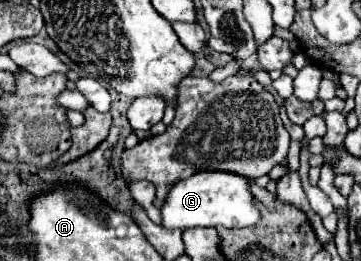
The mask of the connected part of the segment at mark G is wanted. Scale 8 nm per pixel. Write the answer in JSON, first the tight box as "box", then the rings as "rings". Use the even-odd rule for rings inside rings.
{"box":[161,172,259,230],"rings":[[[197,172],[185,180],[179,180],[173,184],[161,206],[161,224],[169,230],[187,230],[197,226],[245,228],[257,224],[259,216],[255,196],[249,192],[249,180],[231,172]]]}

